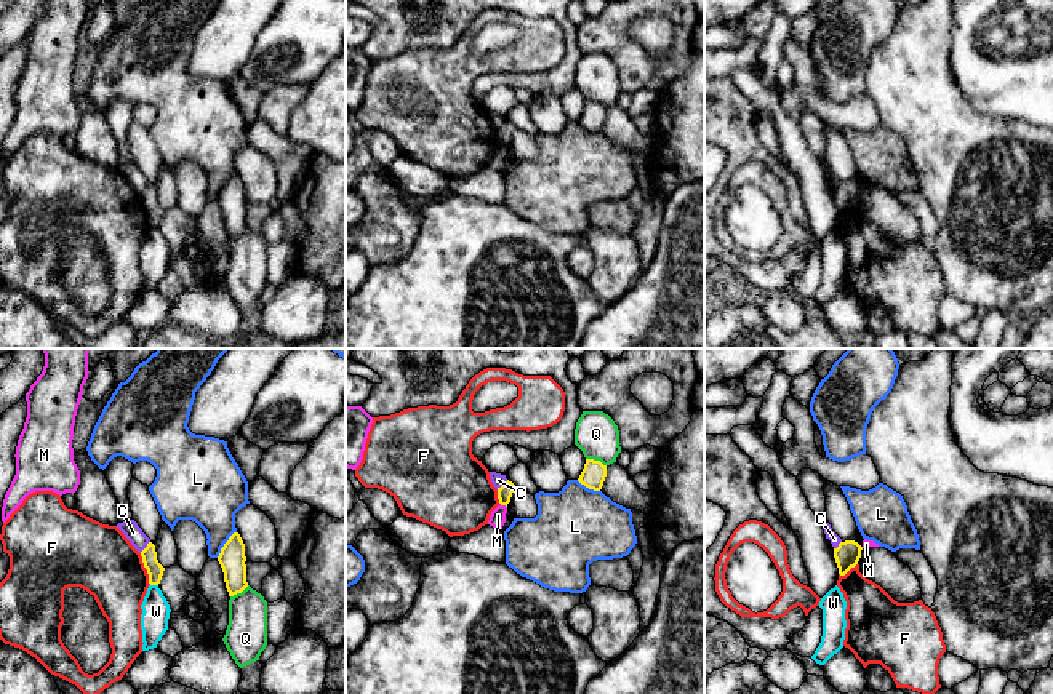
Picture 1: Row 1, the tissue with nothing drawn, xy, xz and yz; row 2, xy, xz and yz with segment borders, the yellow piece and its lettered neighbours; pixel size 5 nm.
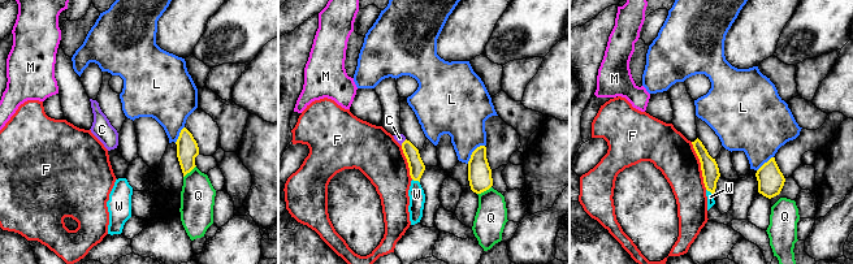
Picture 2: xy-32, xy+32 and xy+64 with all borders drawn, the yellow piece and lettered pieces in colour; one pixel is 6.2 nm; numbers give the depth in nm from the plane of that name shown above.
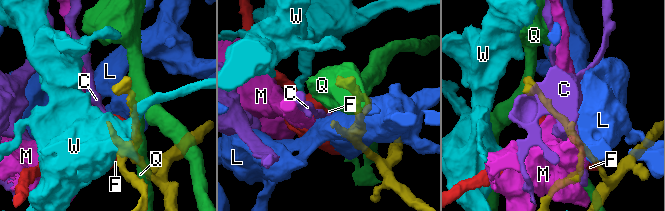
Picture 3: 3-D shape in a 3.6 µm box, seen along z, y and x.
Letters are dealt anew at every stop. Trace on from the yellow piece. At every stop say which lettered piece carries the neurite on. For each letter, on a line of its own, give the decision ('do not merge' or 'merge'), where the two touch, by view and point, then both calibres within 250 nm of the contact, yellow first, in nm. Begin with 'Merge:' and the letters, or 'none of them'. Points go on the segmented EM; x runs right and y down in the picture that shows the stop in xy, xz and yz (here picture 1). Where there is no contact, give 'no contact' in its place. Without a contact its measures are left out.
Merge: none of them
C: do not merge | xy (146, 547) | 80/90 nm
F: do not merge | xy (146, 568) | 80/340 nm
L: do not merge | xy (224, 544) | 130/300 nm
M: do not merge | xz (504, 504) | 80/80 nm
Q: do not merge | xz (596, 461) | 120/220 nm
W: do not merge | xy (154, 584) | 80/140 nm

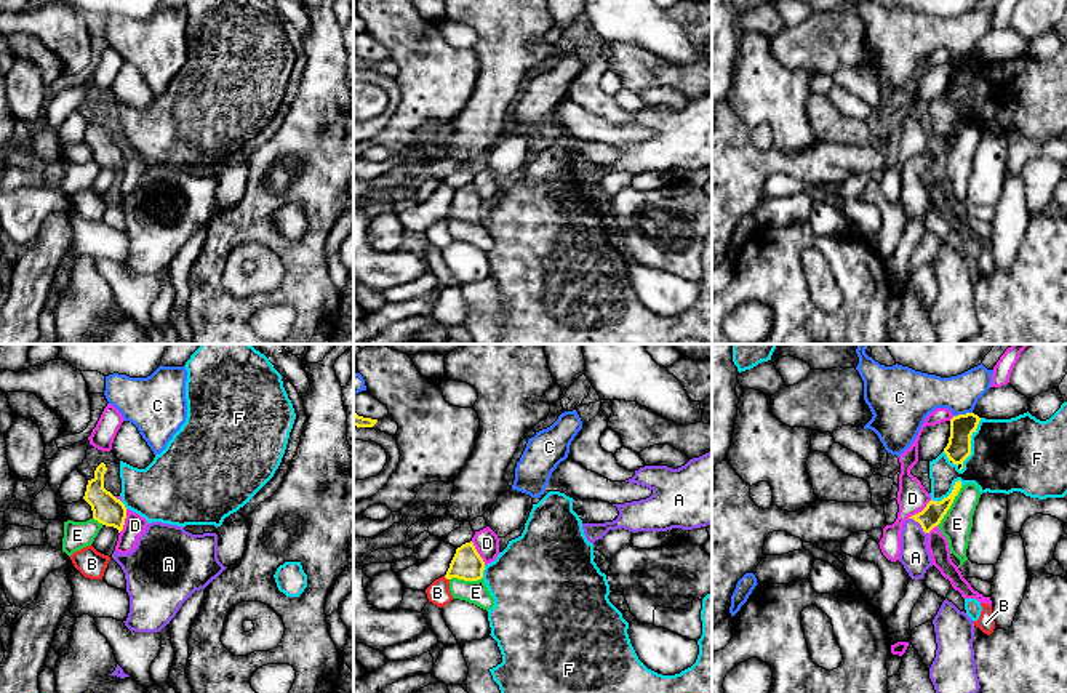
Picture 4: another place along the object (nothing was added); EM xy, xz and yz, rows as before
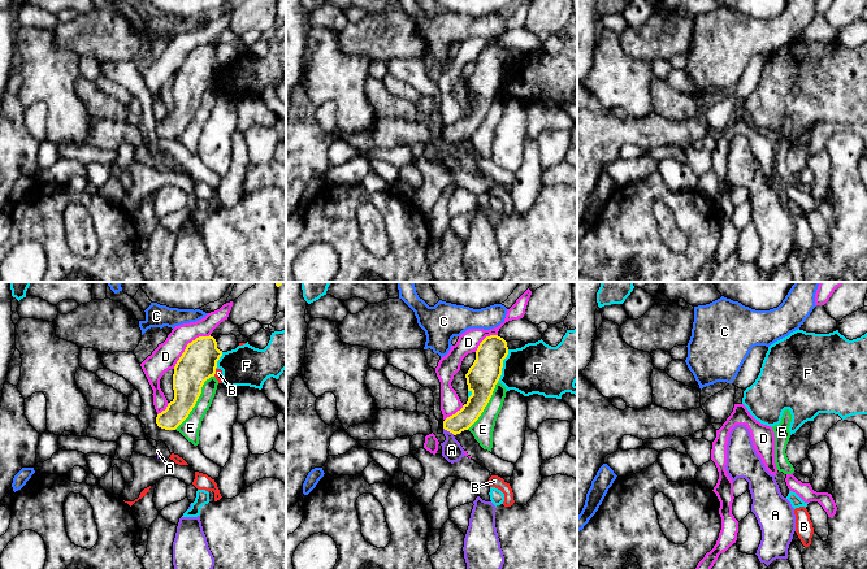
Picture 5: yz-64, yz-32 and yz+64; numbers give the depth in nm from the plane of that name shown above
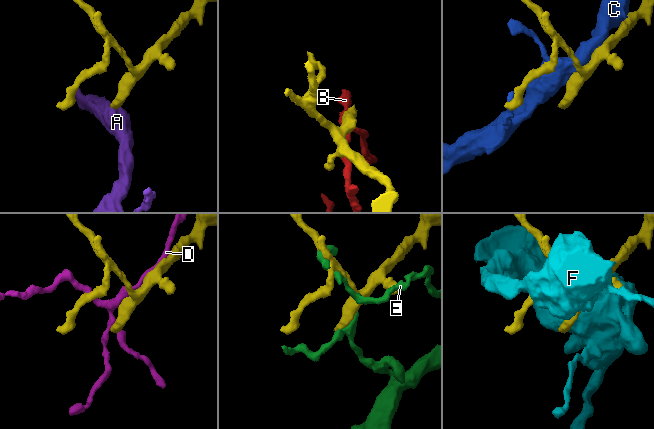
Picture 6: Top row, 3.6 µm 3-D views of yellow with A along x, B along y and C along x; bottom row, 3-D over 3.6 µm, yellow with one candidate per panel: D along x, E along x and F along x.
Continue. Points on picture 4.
Merge: A
A: merge | yz (919, 522) | 110/150 nm
B: do not merge | xz (447, 578) | 150/110 nm
C: do not merge | yz (962, 415) | 120/220 nm
D: do not merge | yz (919, 512) | 110/160 nm
E: do not merge | yz (951, 504) | 110/150 nm
F: do not merge | yz (970, 445) | 120/360 nm

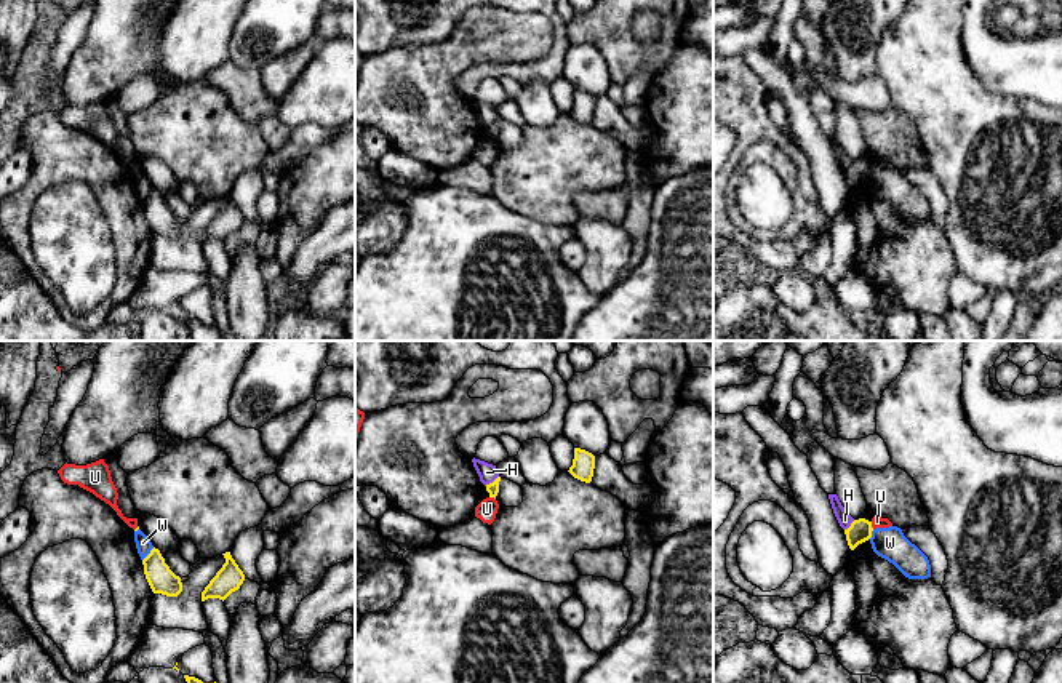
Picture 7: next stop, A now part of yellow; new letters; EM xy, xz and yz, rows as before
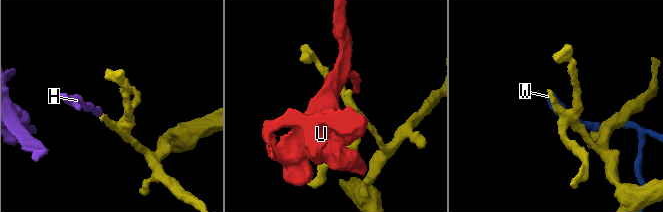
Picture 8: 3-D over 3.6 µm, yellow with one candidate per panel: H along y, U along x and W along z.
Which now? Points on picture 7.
Merge: none of them
H: do not merge | xz (493, 482) | 60/90 nm
U: do not merge | yz (870, 525) | 120/60 nm
W: do not merge | xy (149, 554) | 140/80 nm

